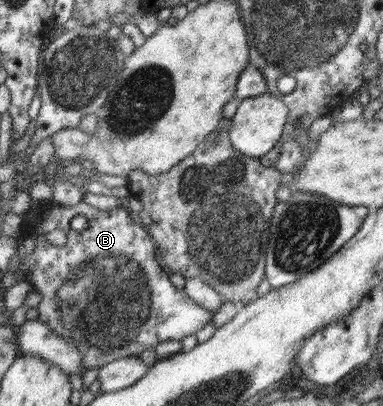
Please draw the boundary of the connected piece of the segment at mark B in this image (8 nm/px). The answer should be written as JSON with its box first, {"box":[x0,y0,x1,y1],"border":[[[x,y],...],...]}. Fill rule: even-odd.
{"box":[22,201,213,371],"border":[[[53,201],[48,202],[48,205],[44,207],[31,206],[30,210],[23,214],[23,226],[22,235],[32,235],[36,240],[36,246],[34,250],[26,257],[27,272],[26,282],[30,284],[32,290],[36,291],[42,296],[41,301],[38,303],[37,310],[39,312],[39,321],[47,324],[52,328],[53,332],[58,336],[65,338],[67,343],[75,346],[81,352],[83,371],[89,368],[101,367],[106,363],[124,358],[124,357],[138,357],[143,349],[155,348],[159,342],[164,341],[182,341],[186,336],[196,334],[198,330],[204,328],[206,324],[212,323],[213,314],[206,310],[203,306],[200,306],[197,302],[194,302],[182,289],[176,289],[176,286],[170,281],[169,275],[162,270],[163,264],[158,256],[157,247],[155,242],[151,239],[146,227],[134,216],[132,216],[129,210],[122,208],[121,206],[114,208],[113,210],[103,209],[99,210],[85,204],[84,201],[80,201],[79,204],[70,207],[62,207],[56,205]],[[76,216],[84,216],[88,220],[88,227],[84,231],[77,232],[70,227],[70,220]],[[54,230],[62,230],[66,234],[67,242],[63,246],[55,246],[46,239],[48,232],[54,232]]]}

